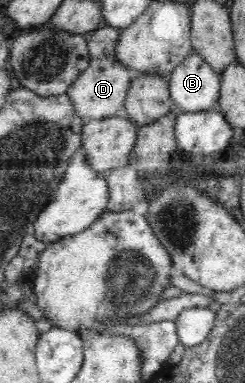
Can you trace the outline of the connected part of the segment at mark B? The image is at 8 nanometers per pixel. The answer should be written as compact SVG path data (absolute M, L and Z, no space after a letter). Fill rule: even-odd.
M194 50L171 72L170 100L181 112L216 109L221 75Z

